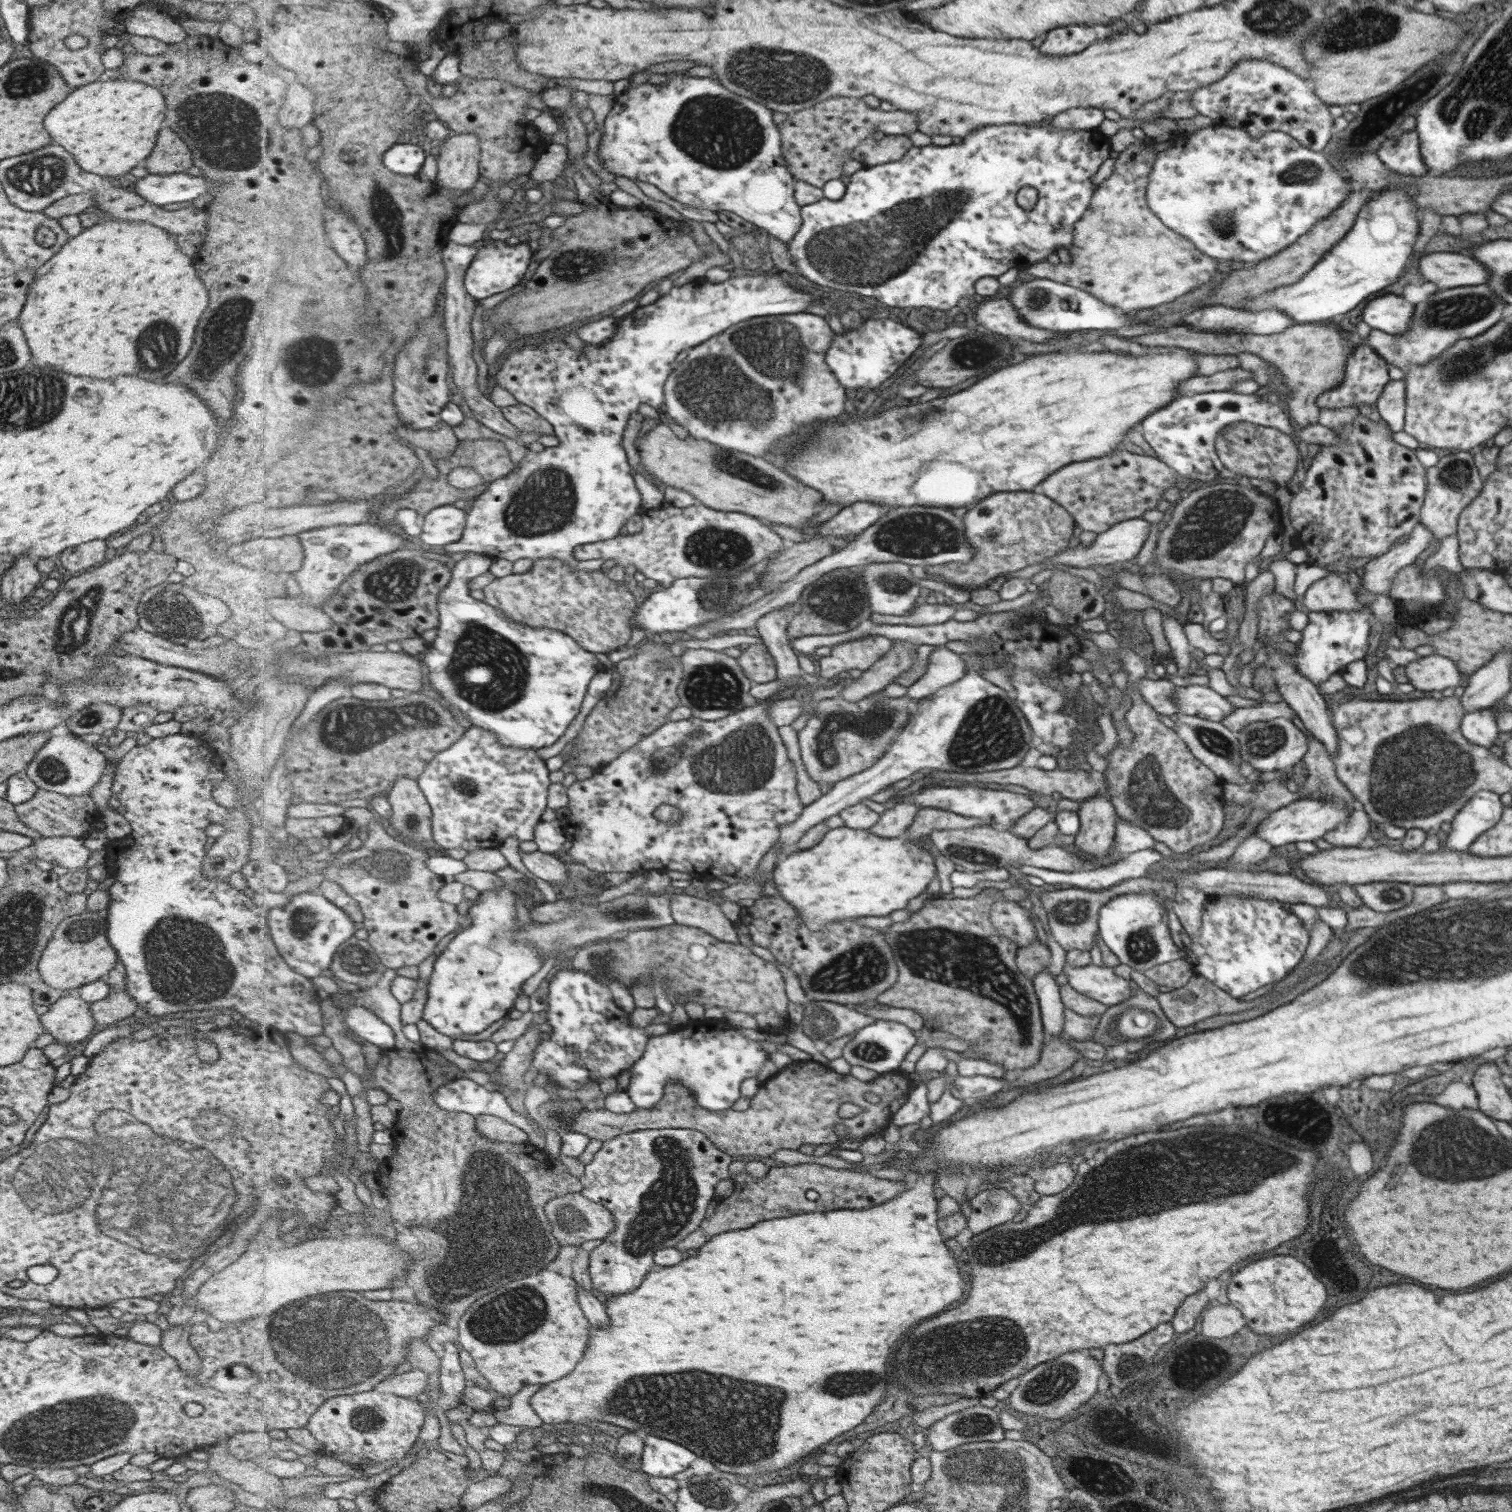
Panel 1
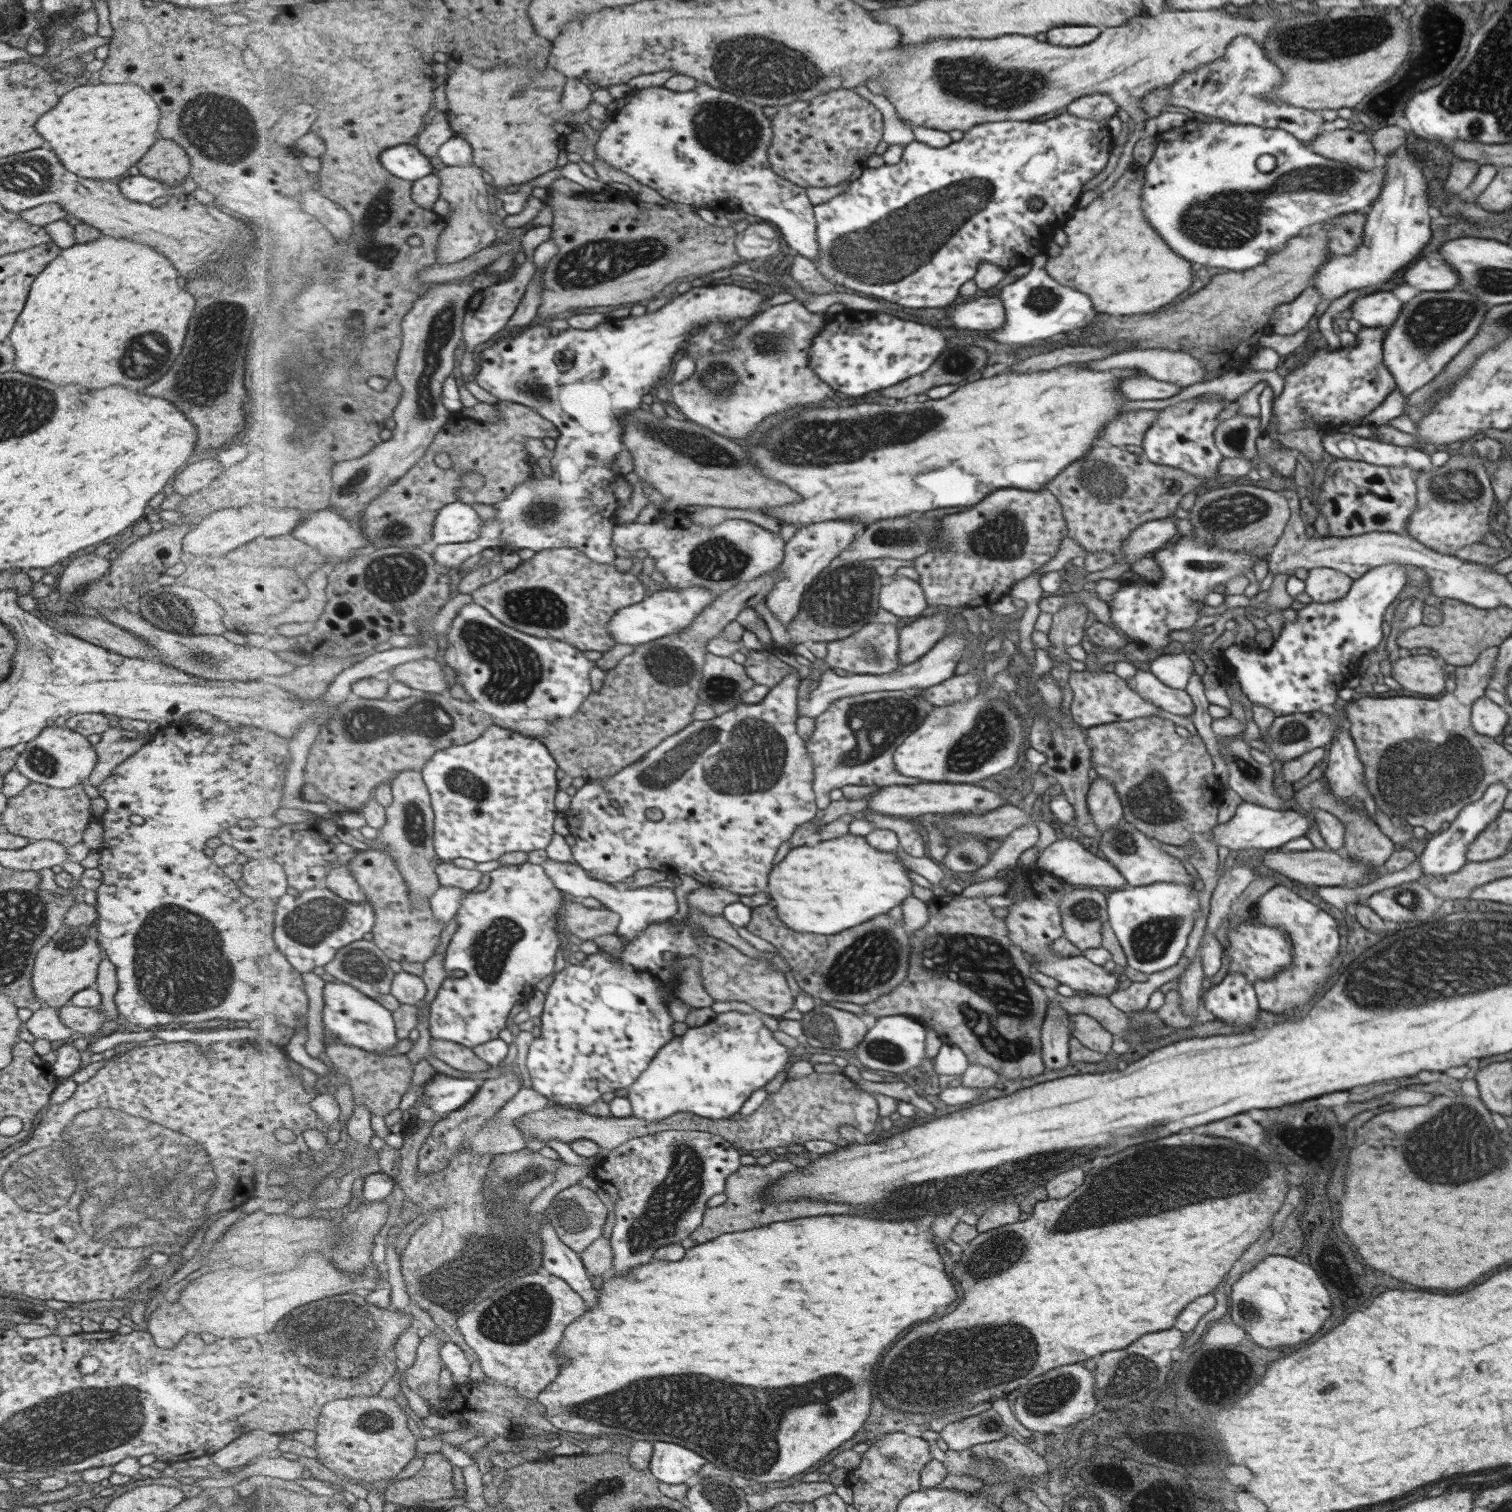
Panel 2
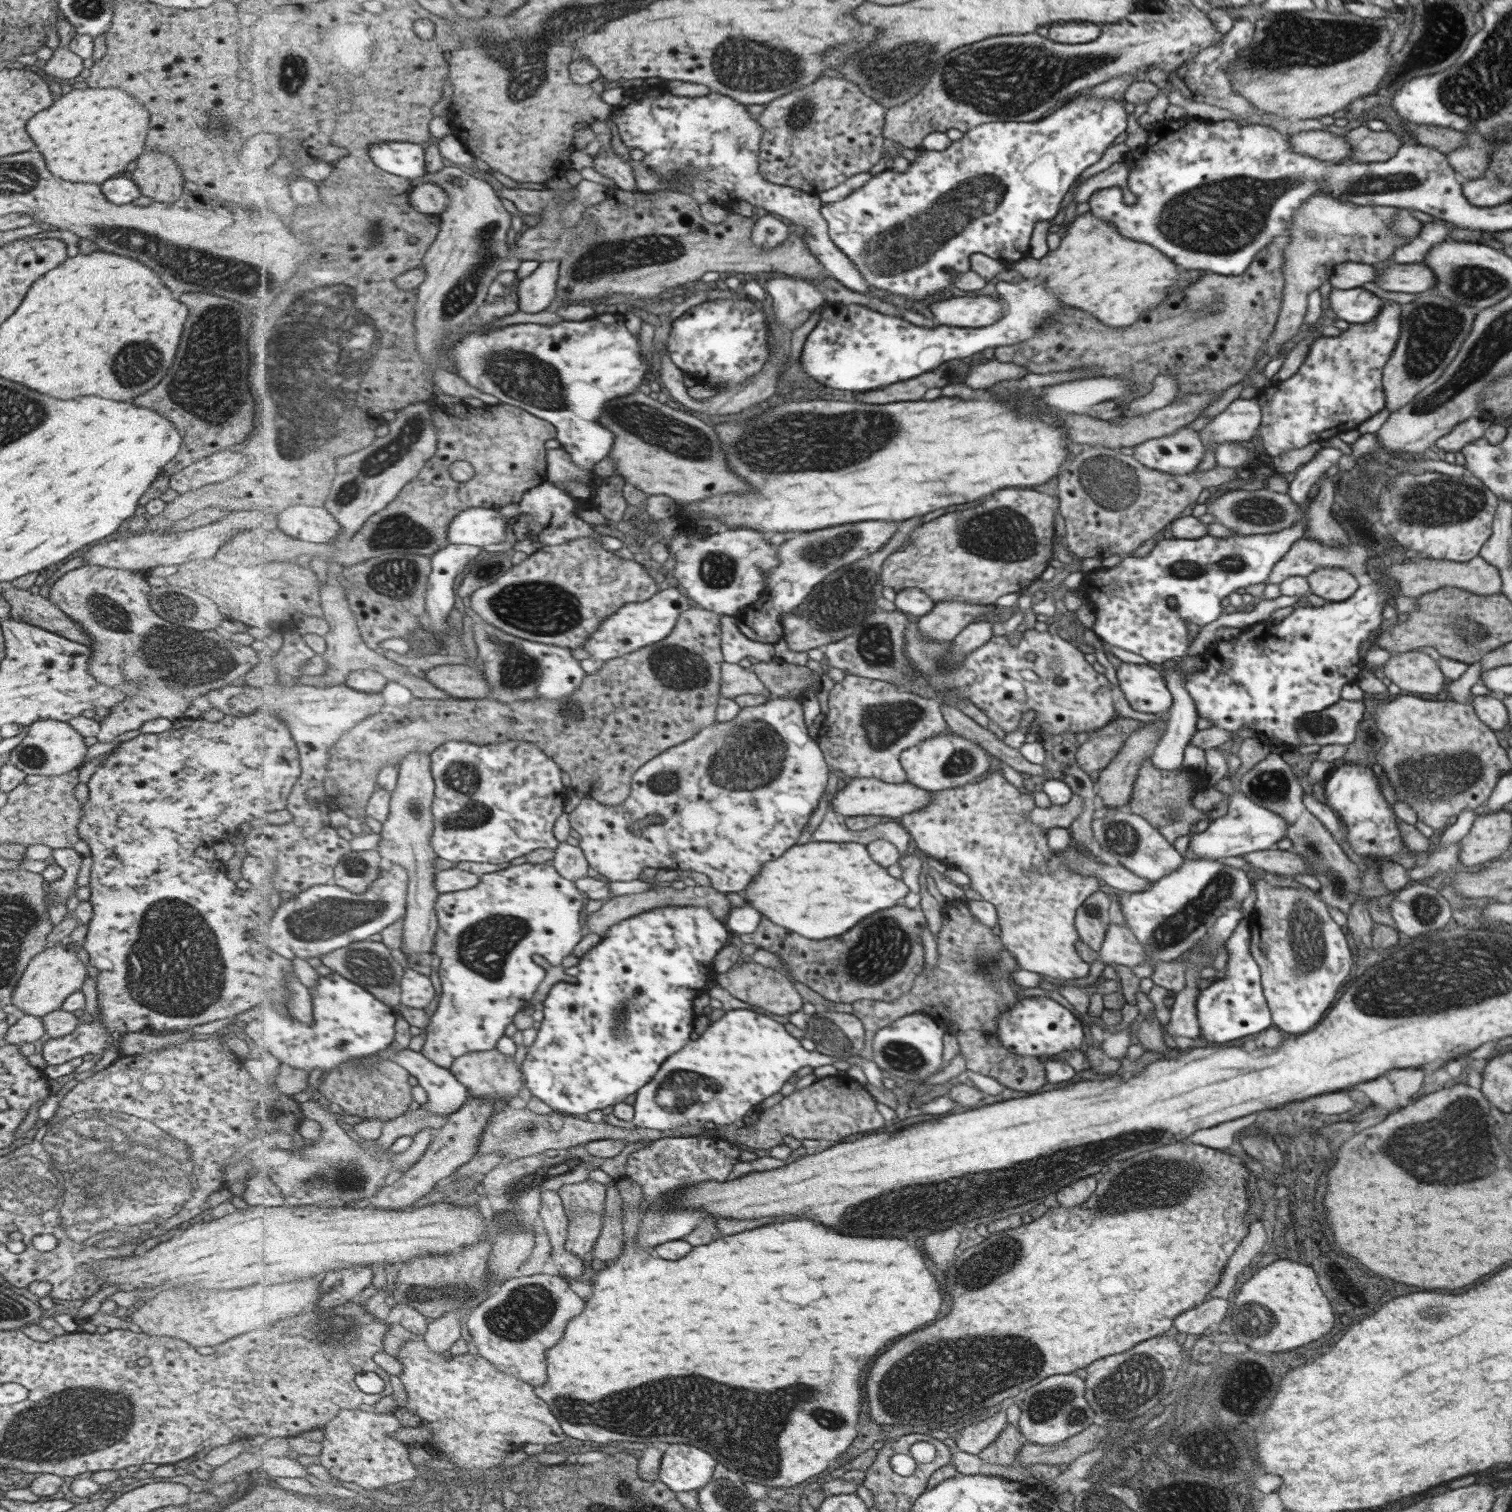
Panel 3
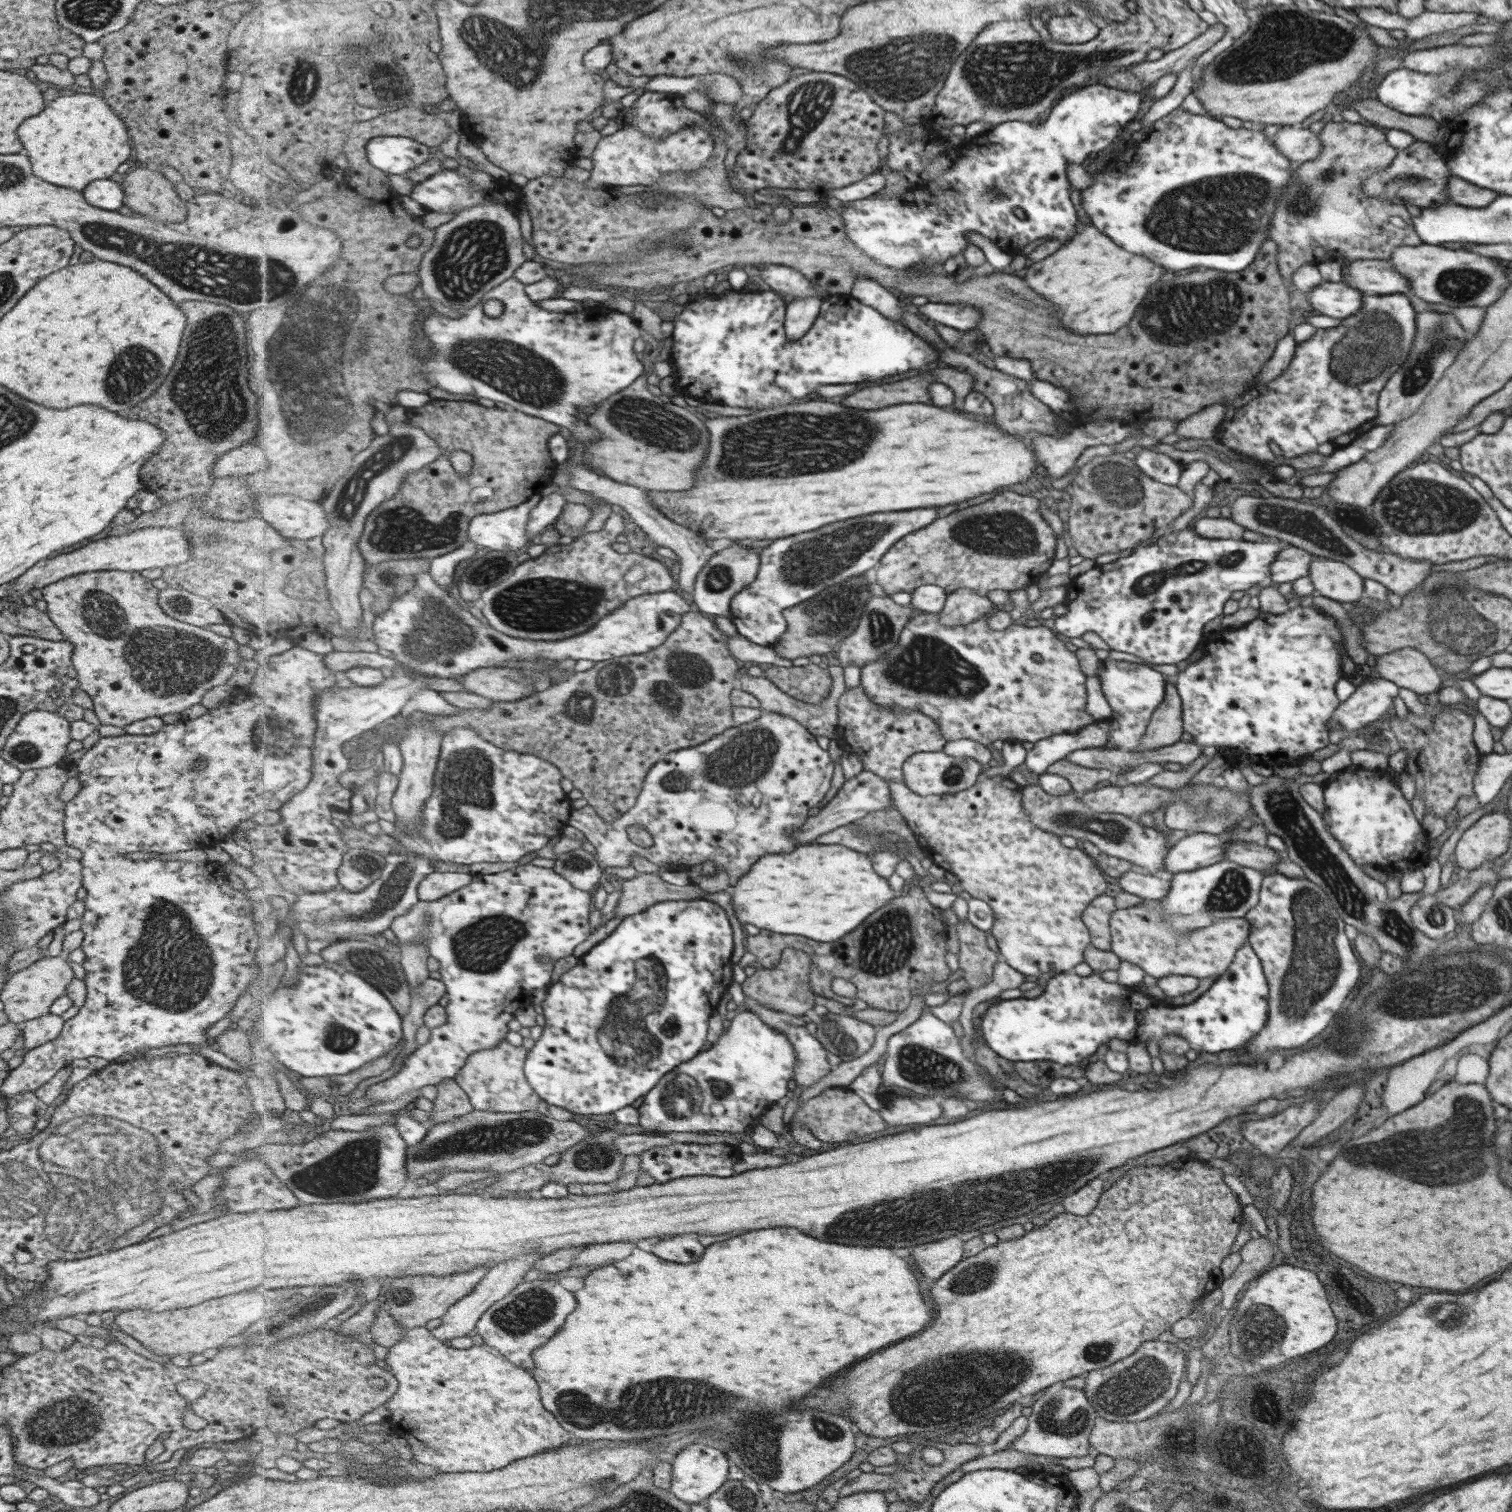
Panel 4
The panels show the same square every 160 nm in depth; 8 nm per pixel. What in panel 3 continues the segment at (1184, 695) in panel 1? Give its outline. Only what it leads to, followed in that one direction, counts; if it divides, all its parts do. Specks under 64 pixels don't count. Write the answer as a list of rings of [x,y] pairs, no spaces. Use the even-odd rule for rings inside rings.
[[[1121,662],[1117,668],[1118,688],[1133,710],[1164,714],[1174,701],[1165,677],[1151,666]]]

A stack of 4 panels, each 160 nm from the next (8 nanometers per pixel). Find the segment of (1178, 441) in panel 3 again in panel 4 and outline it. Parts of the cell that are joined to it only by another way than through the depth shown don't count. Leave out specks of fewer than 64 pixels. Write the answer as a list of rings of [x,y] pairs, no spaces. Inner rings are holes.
[[[1144,448],[1138,451],[1136,460],[1139,463],[1139,468],[1152,480],[1170,486],[1179,485],[1182,472],[1181,464],[1168,457],[1166,451],[1163,454],[1160,453],[1160,450],[1157,452]]]

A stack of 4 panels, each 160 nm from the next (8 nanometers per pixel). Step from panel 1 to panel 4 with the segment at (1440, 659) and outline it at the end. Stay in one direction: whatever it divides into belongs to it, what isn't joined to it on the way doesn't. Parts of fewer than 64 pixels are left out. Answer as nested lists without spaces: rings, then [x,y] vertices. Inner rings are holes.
[[[1404,647],[1380,655],[1373,670],[1386,680],[1391,680],[1399,689],[1408,689],[1426,696],[1440,690],[1442,678],[1430,664],[1430,658],[1414,647]]]

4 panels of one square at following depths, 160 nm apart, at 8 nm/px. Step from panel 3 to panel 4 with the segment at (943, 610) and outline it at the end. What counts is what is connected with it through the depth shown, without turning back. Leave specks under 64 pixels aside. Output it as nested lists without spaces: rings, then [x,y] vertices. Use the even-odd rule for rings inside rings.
[[[960,588],[946,596],[944,608],[940,610],[940,620],[948,627],[966,626],[996,610],[987,596],[978,596],[970,588]]]

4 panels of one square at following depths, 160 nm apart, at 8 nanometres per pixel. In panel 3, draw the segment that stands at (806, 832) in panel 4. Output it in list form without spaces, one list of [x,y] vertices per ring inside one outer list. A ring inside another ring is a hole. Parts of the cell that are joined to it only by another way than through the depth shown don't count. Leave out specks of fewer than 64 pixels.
[[[855,778],[849,780],[849,783],[844,787],[833,800],[833,807],[840,813],[843,814],[846,818],[852,816],[883,816],[883,817],[892,817],[894,820],[901,821],[904,815],[910,815],[916,812],[922,812],[923,808],[928,806],[931,803],[931,800],[934,799],[934,796],[931,796],[933,792],[929,790],[924,790],[920,788],[919,785],[916,785],[910,781],[904,784],[892,784],[888,781],[883,781],[882,779],[877,778]]]

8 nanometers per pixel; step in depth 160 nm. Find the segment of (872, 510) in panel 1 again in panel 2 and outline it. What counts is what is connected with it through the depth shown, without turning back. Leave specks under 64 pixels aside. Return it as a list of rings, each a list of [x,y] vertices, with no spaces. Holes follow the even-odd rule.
[[[832,520],[818,524],[811,524],[799,528],[794,536],[787,542],[787,559],[782,565],[782,574],[778,580],[778,586],[772,590],[768,605],[775,618],[780,620],[786,628],[794,623],[801,612],[802,602],[807,587],[816,581],[816,578],[852,547],[857,537],[868,529],[868,524],[861,520]],[[795,669],[778,687],[771,690],[770,695],[763,702],[756,705],[745,703],[716,719],[697,721],[682,732],[667,738],[638,763],[631,764],[616,776],[587,781],[572,798],[571,808],[565,813],[570,824],[570,832],[577,841],[573,846],[576,863],[582,865],[594,878],[620,886],[624,880],[632,878],[638,870],[644,870],[644,868],[662,870],[662,864],[666,864],[677,875],[688,874],[695,877],[704,886],[724,888],[736,894],[742,894],[744,898],[754,896],[758,892],[763,892],[765,888],[769,888],[771,874],[775,870],[774,860],[776,860],[780,848],[784,846],[784,842],[790,841],[796,835],[796,830],[799,830],[801,826],[816,820],[816,816],[821,810],[819,796],[814,790],[814,782],[817,777],[814,772],[814,759],[810,758],[809,748],[806,746],[806,741],[800,737],[798,724],[796,724],[800,720],[800,686],[802,686],[802,678]],[[656,806],[664,806],[664,810],[668,814],[666,820],[658,822],[648,818],[648,808],[656,808]]]

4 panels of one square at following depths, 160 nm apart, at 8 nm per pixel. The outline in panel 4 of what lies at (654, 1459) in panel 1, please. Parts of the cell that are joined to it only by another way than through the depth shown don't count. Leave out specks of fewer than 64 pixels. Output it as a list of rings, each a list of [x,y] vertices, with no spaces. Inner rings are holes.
[[[694,1444],[690,1448],[686,1447],[672,1458],[674,1465],[673,1493],[680,1499],[688,1501],[690,1504],[705,1504],[722,1487],[724,1487],[730,1476],[730,1466],[732,1461],[728,1454],[704,1446],[704,1444]]]

